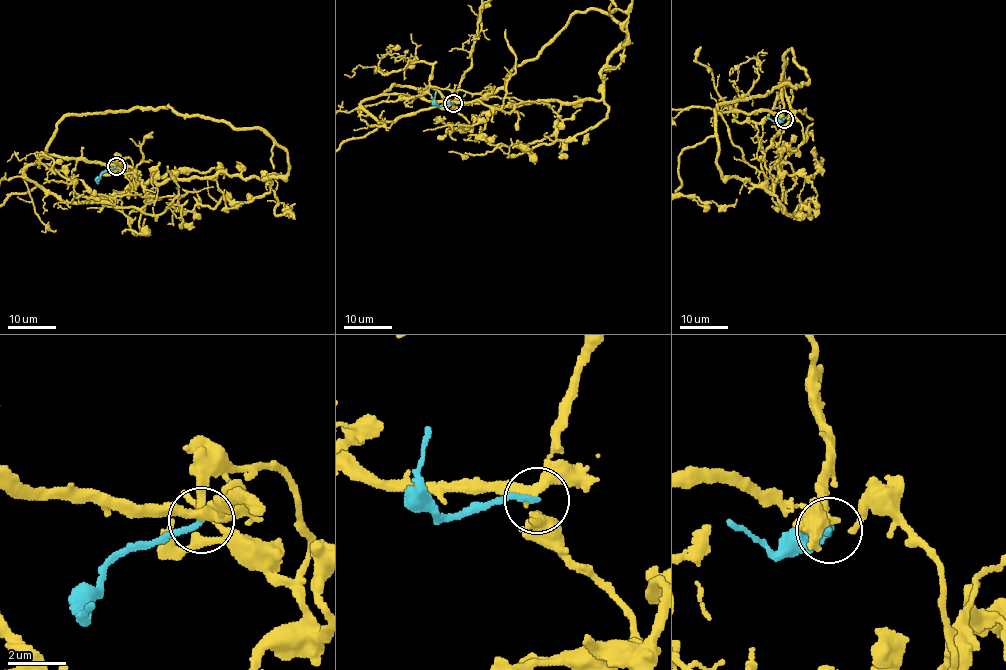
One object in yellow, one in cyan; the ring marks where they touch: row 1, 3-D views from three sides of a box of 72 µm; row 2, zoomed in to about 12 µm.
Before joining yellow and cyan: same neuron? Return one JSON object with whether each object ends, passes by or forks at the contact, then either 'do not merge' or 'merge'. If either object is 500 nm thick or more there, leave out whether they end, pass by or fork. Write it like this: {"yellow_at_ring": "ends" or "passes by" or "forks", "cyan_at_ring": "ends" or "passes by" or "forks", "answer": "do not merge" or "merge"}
{"yellow_at_ring": "forks", "cyan_at_ring": "ends", "answer": "do not merge"}

